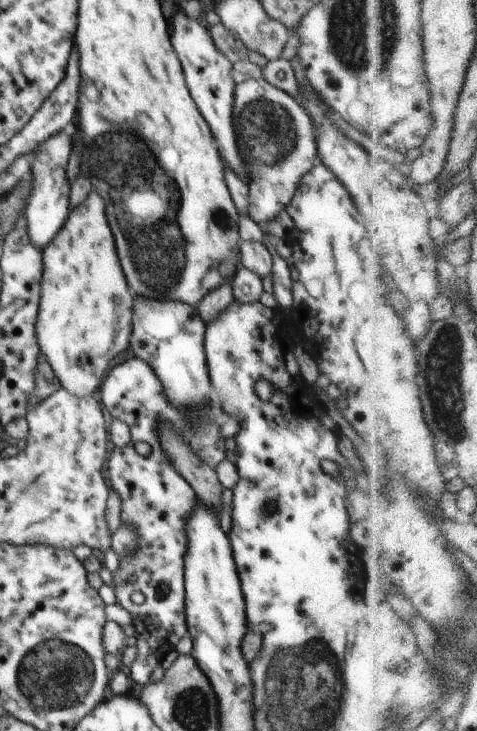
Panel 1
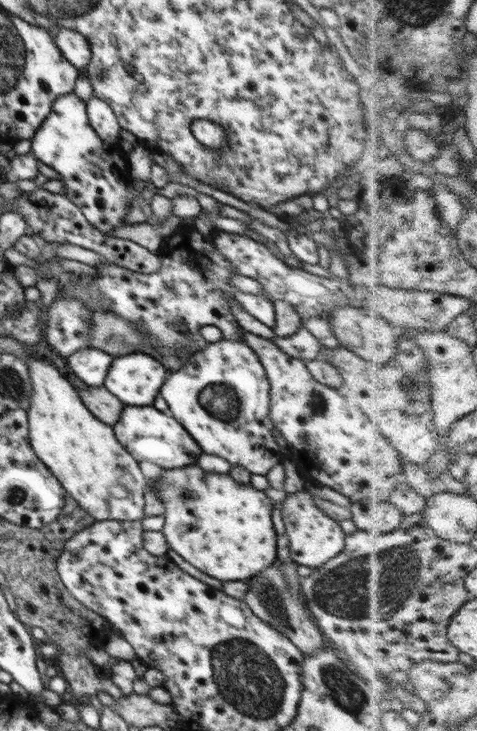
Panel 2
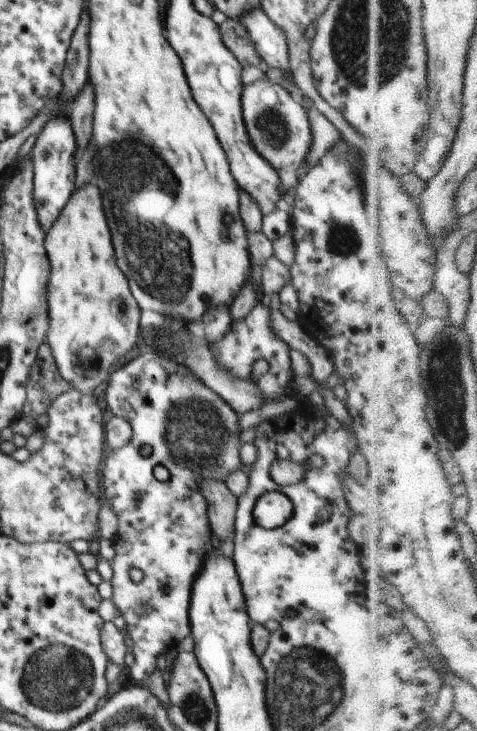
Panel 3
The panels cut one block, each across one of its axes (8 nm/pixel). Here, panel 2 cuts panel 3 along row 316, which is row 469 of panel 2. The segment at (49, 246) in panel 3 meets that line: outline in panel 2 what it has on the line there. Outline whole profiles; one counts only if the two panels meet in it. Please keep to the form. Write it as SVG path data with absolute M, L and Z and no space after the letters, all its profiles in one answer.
M28 359L25 363L32 381L27 420L35 455L96 521L142 521L148 483L139 462L118 444L112 426L106 426L88 410L76 388L54 366L42 360Z

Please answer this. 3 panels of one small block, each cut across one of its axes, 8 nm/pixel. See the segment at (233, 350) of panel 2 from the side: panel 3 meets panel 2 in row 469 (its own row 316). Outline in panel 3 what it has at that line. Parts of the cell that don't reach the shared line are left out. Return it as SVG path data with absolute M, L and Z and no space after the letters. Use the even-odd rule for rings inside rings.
M259 302L252 308L252 312L250 312L244 320L238 320L238 322L234 320L234 322L232 322L232 328L228 330L228 334L226 334L222 340L210 344L208 348L212 350L214 360L216 360L216 364L218 364L220 368L224 366L224 370L226 370L228 374L232 374L232 376L236 376L236 378L242 378L242 380L246 380L246 378L253 379L253 381L256 381L256 384L258 384L260 392L266 394L268 400L276 402L284 399L288 382L293 379L294 376L291 371L289 357L291 348L274 334L274 329L271 327L270 312L270 307ZM258 358L266 360L269 369L265 374L254 379L252 375L252 364L254 364Z

